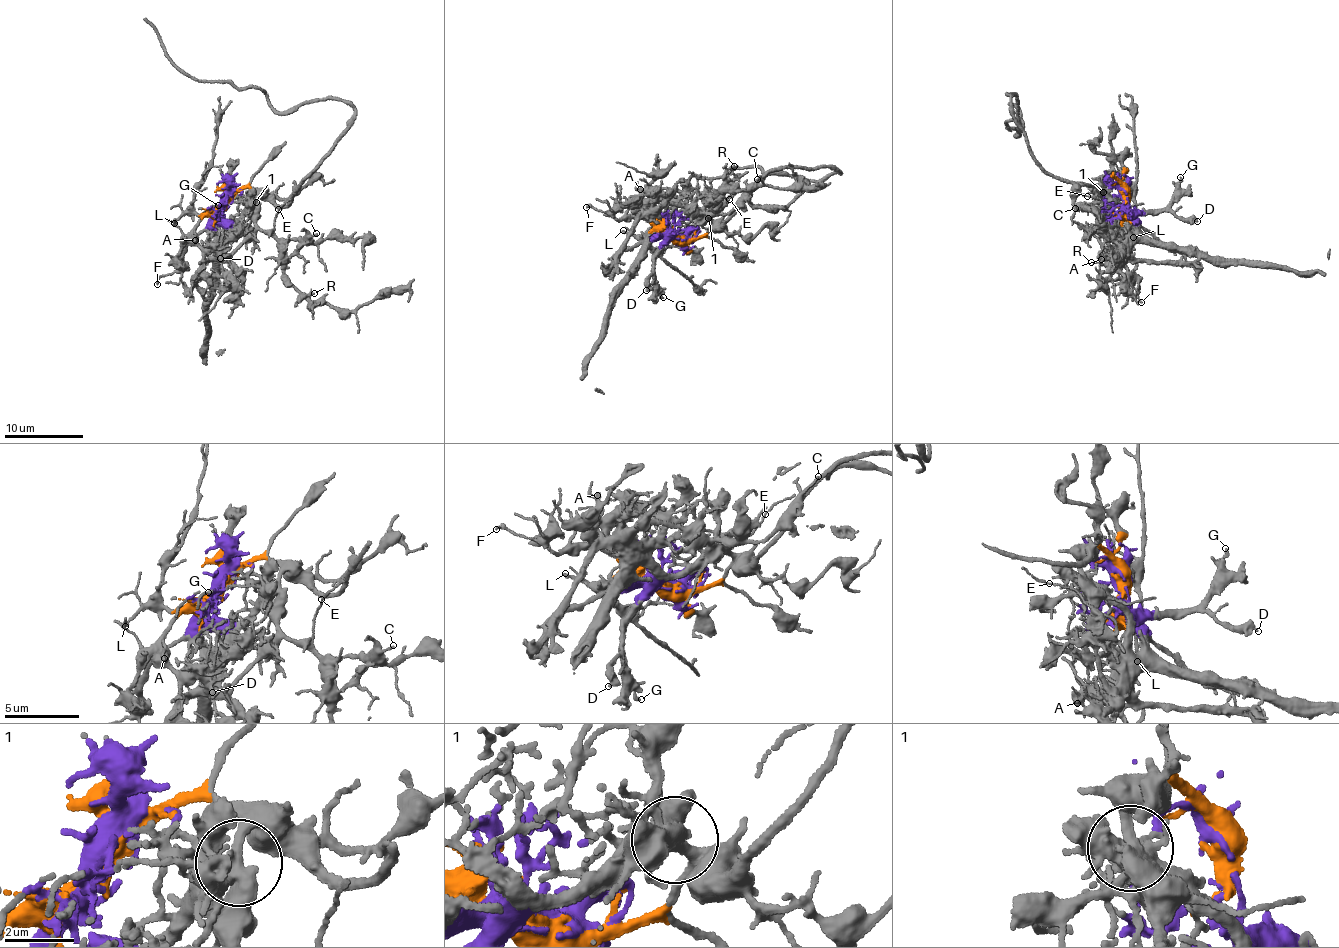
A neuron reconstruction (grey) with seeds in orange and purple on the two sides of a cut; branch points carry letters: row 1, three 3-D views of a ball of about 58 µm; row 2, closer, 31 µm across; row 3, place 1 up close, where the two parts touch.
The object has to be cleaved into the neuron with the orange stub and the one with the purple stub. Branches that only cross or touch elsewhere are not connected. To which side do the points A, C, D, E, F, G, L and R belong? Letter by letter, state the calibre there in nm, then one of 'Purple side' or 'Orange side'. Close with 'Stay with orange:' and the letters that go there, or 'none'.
A: Thickness 190 nm. Orange side
C: Thickness 130 nm. Orange side
D: Thickness 440 nm. Purple side
E: Thickness 100 nm. Orange side
F: Thickness 130 nm. Orange side
G: Thickness 160 nm. Purple side
L: Thickness 130 nm. Orange side
R: Thickness 100 nm. Orange side
Stay with orange: A, C, E, F, L, R

